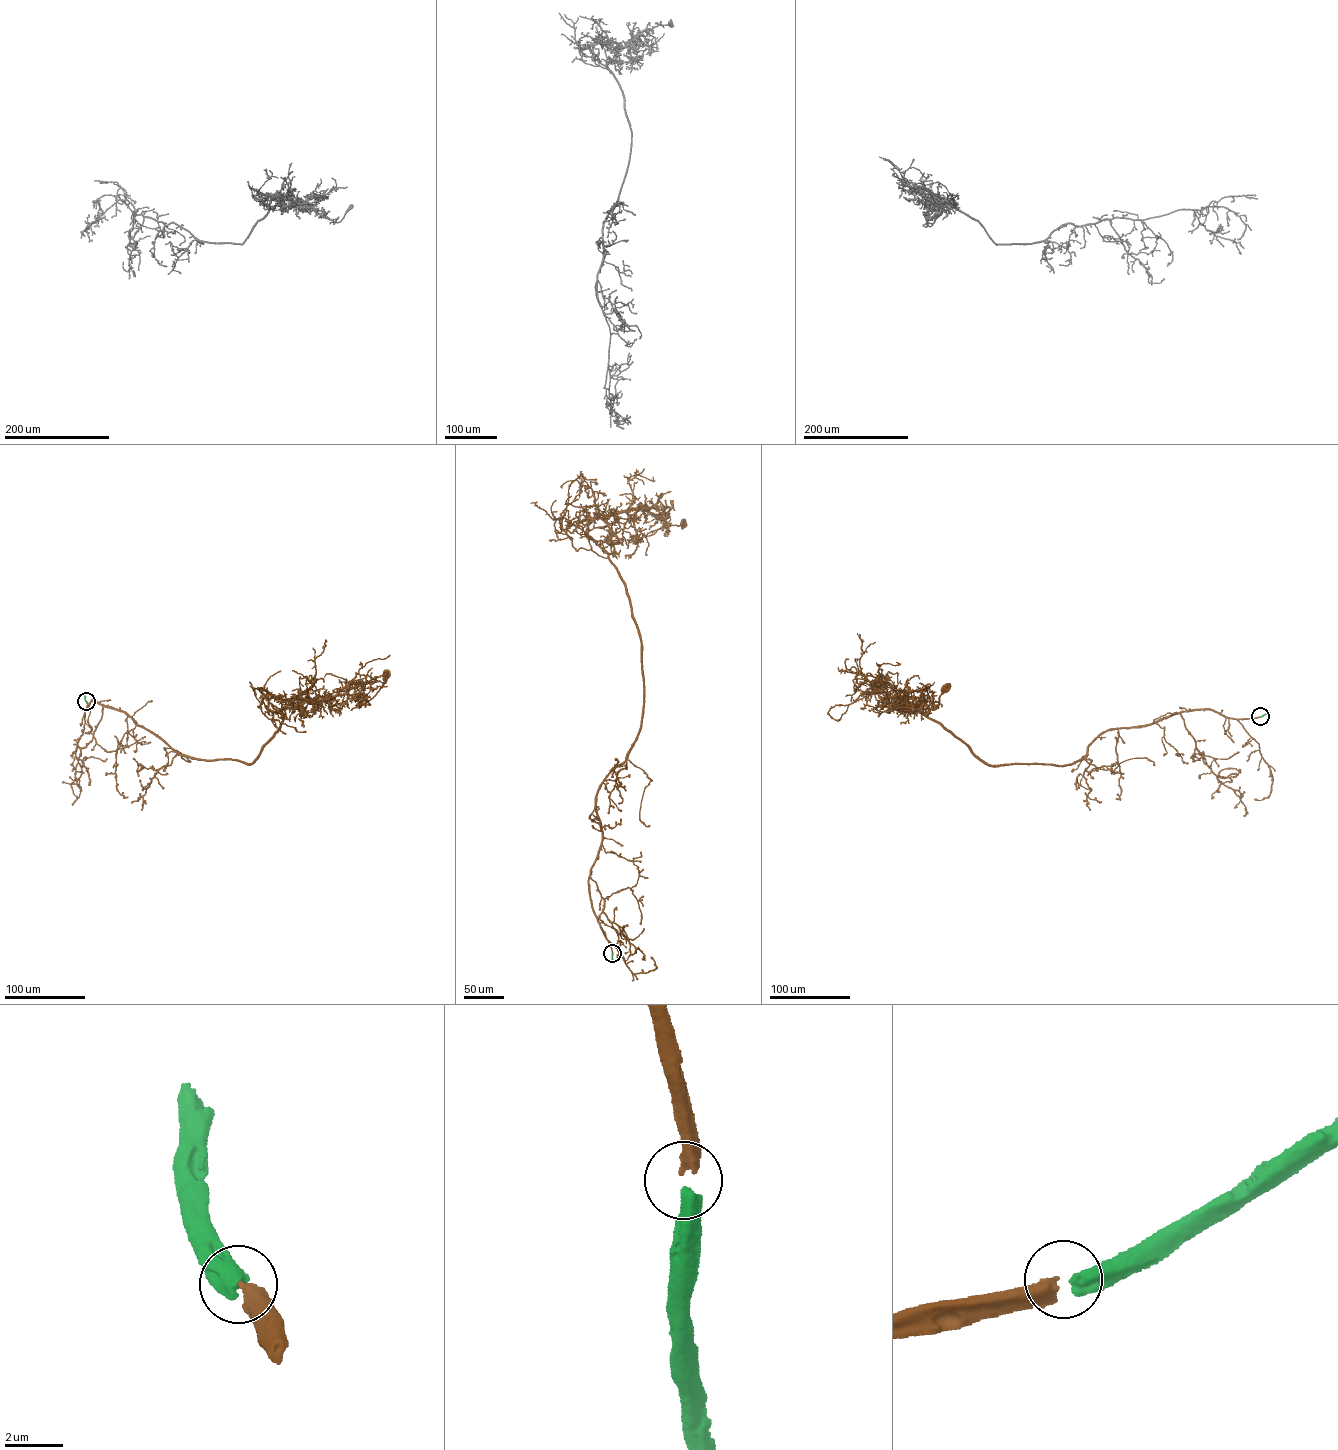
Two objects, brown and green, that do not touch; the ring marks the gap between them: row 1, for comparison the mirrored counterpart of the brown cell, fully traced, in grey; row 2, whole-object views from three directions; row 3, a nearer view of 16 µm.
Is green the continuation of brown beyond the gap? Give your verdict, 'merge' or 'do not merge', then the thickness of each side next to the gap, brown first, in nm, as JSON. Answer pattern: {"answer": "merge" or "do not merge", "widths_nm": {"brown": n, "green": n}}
{"answer": "merge", "widths_nm": {"brown": 440, "green": 500}}

